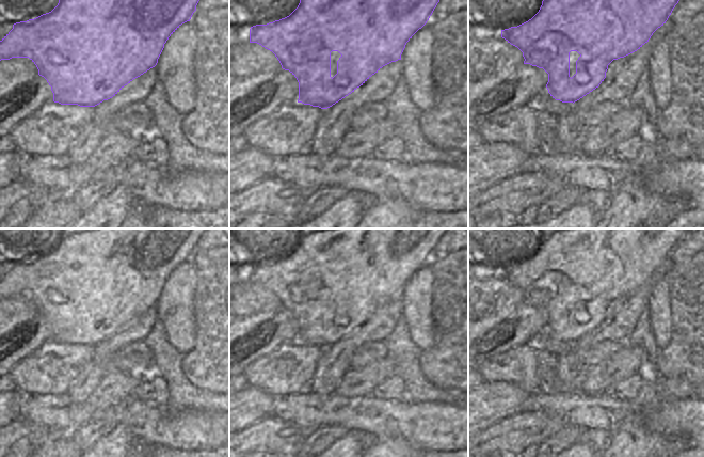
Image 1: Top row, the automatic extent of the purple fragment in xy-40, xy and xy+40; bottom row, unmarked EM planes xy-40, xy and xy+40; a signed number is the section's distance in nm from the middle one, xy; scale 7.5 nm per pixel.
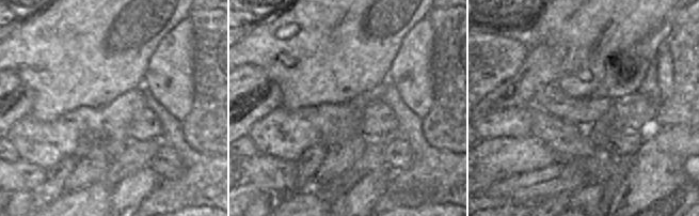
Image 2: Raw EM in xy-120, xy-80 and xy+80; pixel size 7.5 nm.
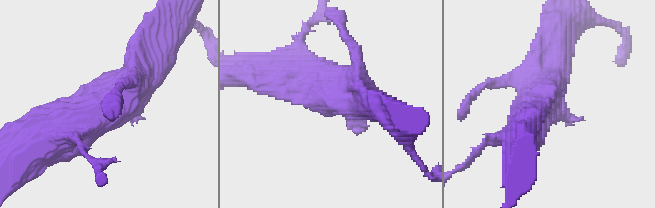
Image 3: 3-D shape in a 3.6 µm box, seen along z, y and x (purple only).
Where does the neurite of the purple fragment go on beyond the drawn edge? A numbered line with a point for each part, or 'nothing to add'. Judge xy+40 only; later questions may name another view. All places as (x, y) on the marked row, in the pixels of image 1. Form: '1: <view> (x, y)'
nothing to add

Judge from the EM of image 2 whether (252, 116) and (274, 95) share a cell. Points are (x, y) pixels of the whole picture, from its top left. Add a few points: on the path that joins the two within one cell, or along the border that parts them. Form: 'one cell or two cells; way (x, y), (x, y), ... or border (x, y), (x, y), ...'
one cell; way (257, 110), (269, 98)

